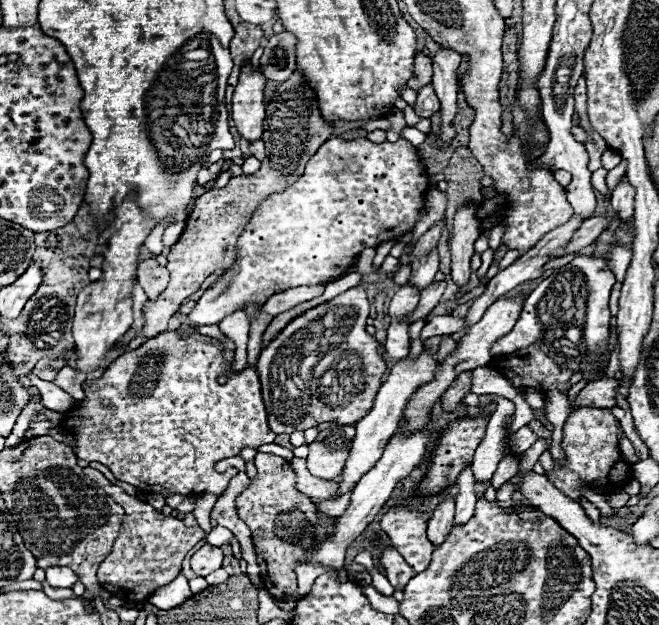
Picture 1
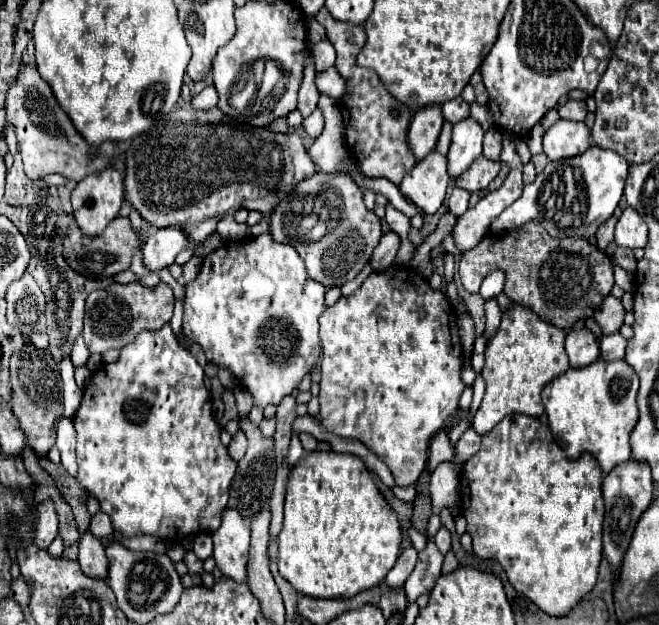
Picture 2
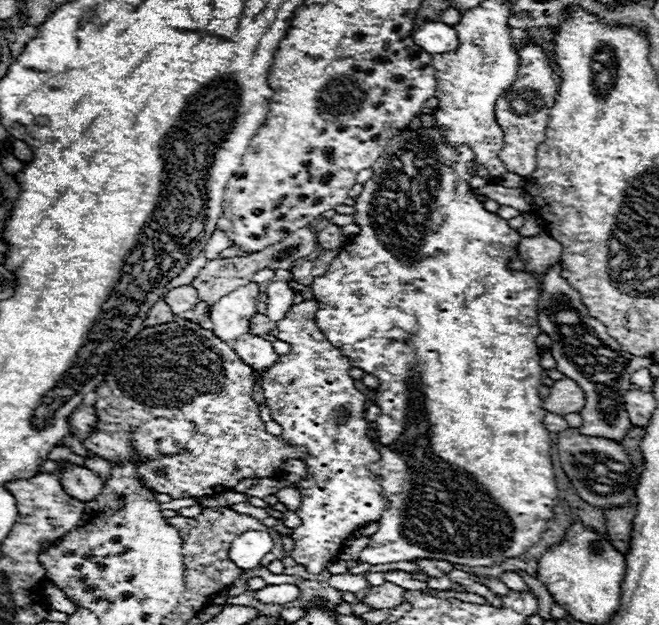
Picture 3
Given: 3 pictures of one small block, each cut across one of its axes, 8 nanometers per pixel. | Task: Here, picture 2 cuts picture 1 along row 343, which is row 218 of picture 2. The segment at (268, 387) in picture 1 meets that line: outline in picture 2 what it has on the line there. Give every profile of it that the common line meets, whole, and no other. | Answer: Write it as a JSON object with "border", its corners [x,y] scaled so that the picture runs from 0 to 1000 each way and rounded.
{"border":[[[480,272],[476,282],[458,288],[449,304],[443,304],[431,320],[425,320],[422,333],[416,333],[416,342],[410,346],[410,374],[416,378],[416,384],[440,390],[464,419],[467,438],[495,461],[519,458],[537,448],[540,438],[552,429],[552,422],[561,416],[564,400],[571,397],[580,378],[574,346],[552,330],[549,307],[543,307],[543,298],[531,288],[531,282],[519,282],[519,275],[513,272],[501,278]]]}

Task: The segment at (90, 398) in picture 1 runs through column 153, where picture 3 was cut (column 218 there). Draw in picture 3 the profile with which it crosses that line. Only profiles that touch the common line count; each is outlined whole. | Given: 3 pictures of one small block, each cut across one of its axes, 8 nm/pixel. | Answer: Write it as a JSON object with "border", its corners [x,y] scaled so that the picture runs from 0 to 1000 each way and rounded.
{"border":[[[267,512],[246,522],[219,525],[212,538],[206,538],[206,544],[197,544],[188,557],[182,557],[182,563],[170,570],[170,582],[158,608],[158,624],[146,624],[149,675],[137,701],[127,704],[127,714],[134,723],[149,726],[164,739],[185,736],[203,726],[194,714],[194,691],[200,691],[200,685],[237,666],[279,669],[291,672],[303,688],[300,698],[294,698],[285,707],[288,723],[234,739],[219,739],[209,749],[222,774],[237,787],[255,790],[264,800],[323,794],[323,789],[329,789],[329,781],[355,781],[373,765],[422,765],[422,758],[431,749],[431,739],[467,733],[470,723],[461,714],[443,714],[425,698],[413,698],[401,688],[401,675],[395,672],[392,659],[392,643],[382,637],[382,618],[382,589],[376,589],[376,582],[370,582],[340,544],[334,544],[325,531],[310,528],[303,518],[288,512]]]}

